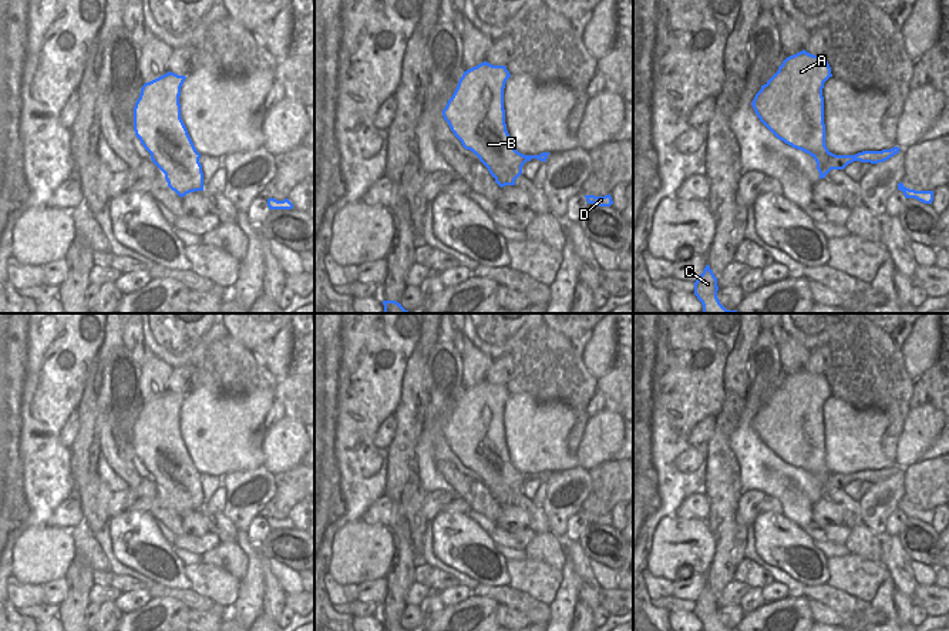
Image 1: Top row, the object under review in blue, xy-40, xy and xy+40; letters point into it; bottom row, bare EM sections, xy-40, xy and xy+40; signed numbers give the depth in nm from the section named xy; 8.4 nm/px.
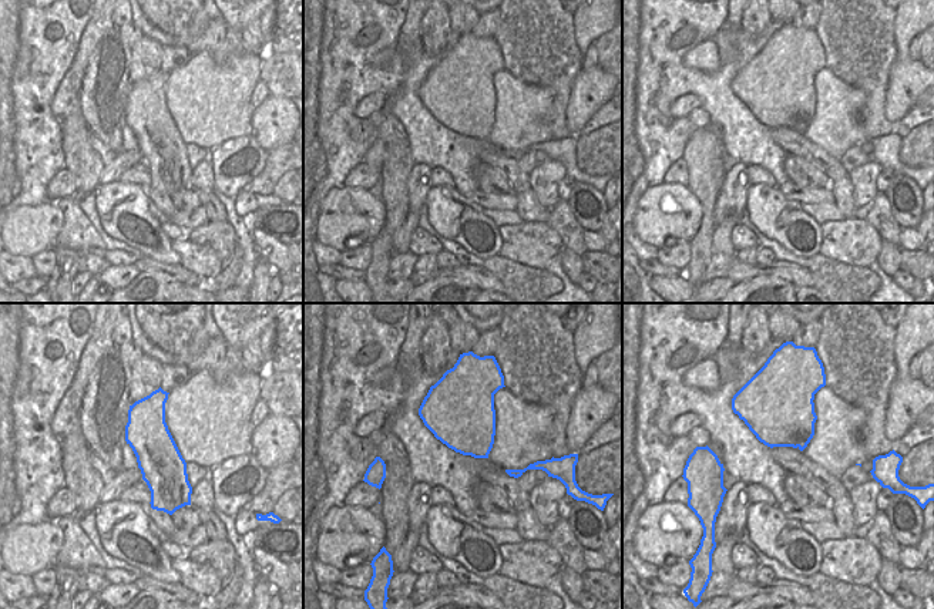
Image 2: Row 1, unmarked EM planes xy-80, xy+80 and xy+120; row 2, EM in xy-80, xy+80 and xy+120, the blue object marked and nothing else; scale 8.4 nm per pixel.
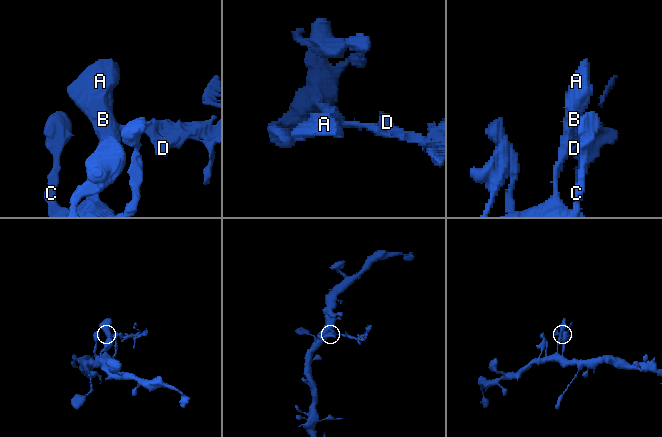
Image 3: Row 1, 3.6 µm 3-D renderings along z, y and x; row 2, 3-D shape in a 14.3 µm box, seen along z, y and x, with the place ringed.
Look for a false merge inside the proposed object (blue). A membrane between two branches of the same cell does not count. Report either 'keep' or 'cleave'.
cleave

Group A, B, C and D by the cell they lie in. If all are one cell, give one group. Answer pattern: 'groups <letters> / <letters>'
groups A B C / D

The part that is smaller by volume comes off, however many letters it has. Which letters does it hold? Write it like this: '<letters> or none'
D.

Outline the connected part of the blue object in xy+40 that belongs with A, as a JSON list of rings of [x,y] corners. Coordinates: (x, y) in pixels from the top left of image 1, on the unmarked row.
[[[805,369],[787,376],[778,390],[756,413],[751,424],[760,440],[781,460],[810,473],[820,491],[820,499],[831,489],[844,489],[854,481],[851,474],[835,474],[825,464],[824,402],[832,396],[825,375],[814,375]]]

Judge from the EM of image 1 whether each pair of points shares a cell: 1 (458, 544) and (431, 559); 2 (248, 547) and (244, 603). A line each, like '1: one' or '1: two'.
1: two
2: one

